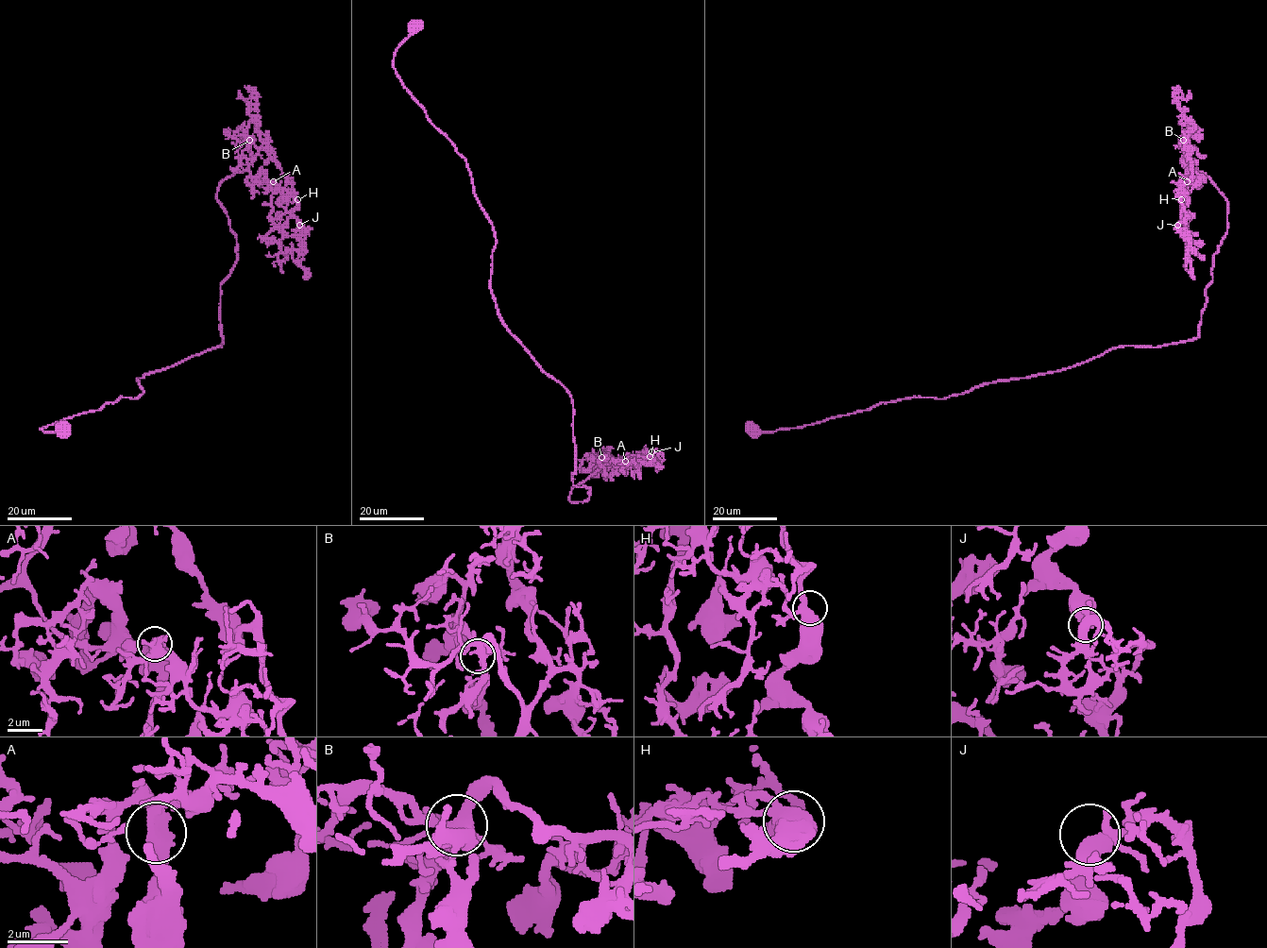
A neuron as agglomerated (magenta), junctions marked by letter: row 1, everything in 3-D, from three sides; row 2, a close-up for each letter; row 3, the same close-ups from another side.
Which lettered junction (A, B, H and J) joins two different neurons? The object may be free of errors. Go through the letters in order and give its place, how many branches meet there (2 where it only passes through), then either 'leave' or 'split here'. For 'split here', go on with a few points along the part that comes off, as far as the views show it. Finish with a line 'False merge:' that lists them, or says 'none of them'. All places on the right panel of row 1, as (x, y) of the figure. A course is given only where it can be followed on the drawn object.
A: at (1187, 181); 4 branches meet; leave
B: at (1183, 140); 6 branches meet; leave
H: at (1181, 199); 4 branches meet; leave
J: at (1177, 225); 5 branches meet; leave
False merge: none of them

